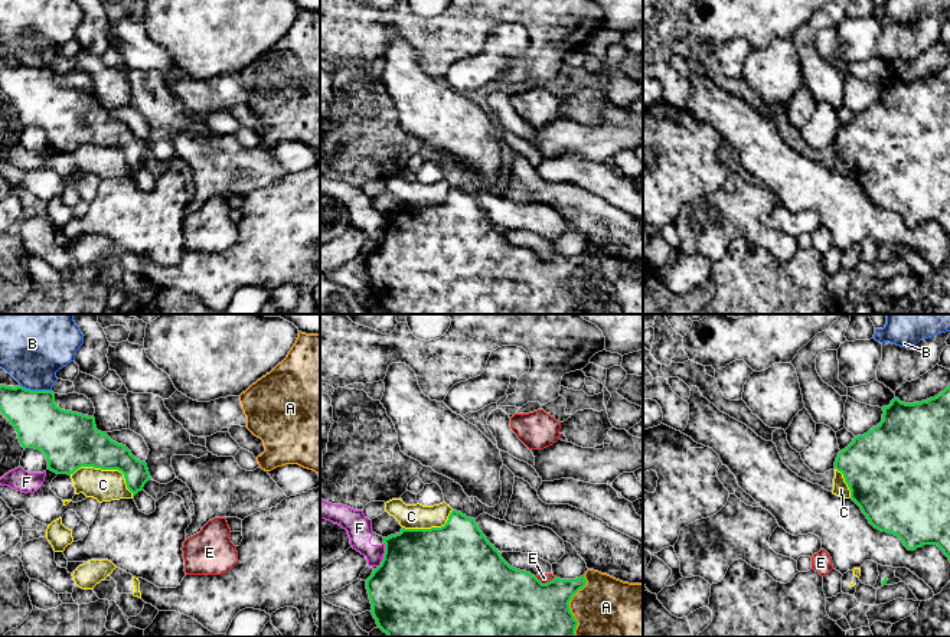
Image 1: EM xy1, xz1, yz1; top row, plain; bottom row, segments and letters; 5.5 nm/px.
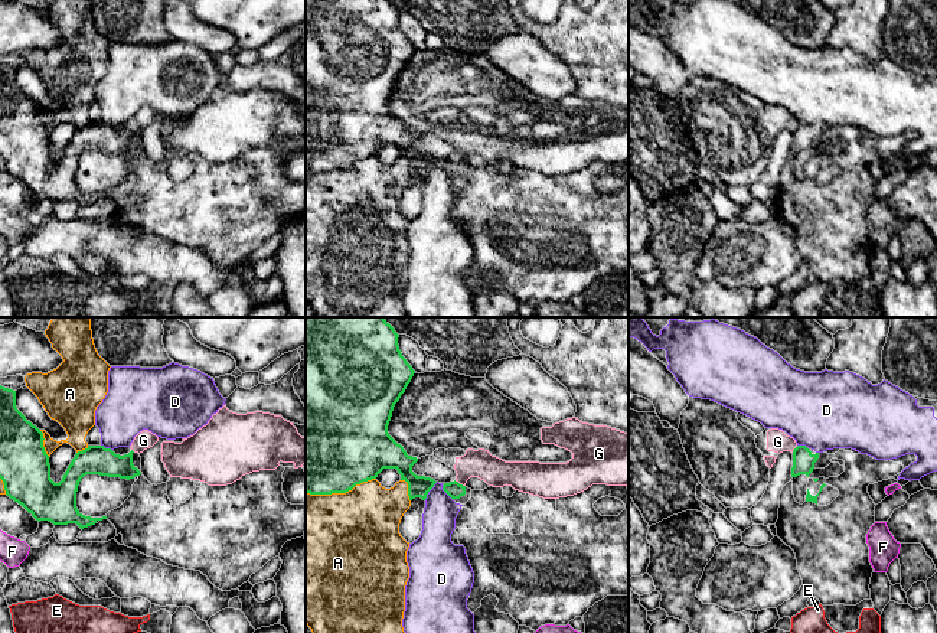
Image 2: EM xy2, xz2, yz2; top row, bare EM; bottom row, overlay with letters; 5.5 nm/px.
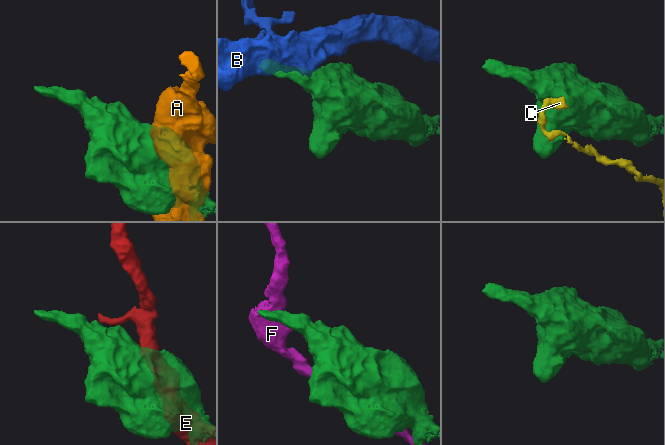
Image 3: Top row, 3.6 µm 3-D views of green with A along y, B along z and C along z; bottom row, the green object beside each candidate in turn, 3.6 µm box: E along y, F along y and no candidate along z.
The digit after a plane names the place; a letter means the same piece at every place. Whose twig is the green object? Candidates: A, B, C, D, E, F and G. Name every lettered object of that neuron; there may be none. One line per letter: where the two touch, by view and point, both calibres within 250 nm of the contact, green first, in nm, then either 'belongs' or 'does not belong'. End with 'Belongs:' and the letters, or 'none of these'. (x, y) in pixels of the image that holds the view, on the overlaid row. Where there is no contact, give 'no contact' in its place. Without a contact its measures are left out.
A: xz2 (340, 492) | 500/500 nm | does not belong
B: xy1 (36, 391) | 280/380 nm | does not belong
C: xy1 (108, 469) | 300/180 nm | does not belong
D: xz2 (430, 489) | 130/190 nm | does not belong
E: xz1 (547, 582) | 480/60 nm | does not belong
F: xz1 (384, 555) | 500/140 nm | does not belong
G: xz2 (459, 483) | 90/160 nm | does not belong
Belongs: none of these

